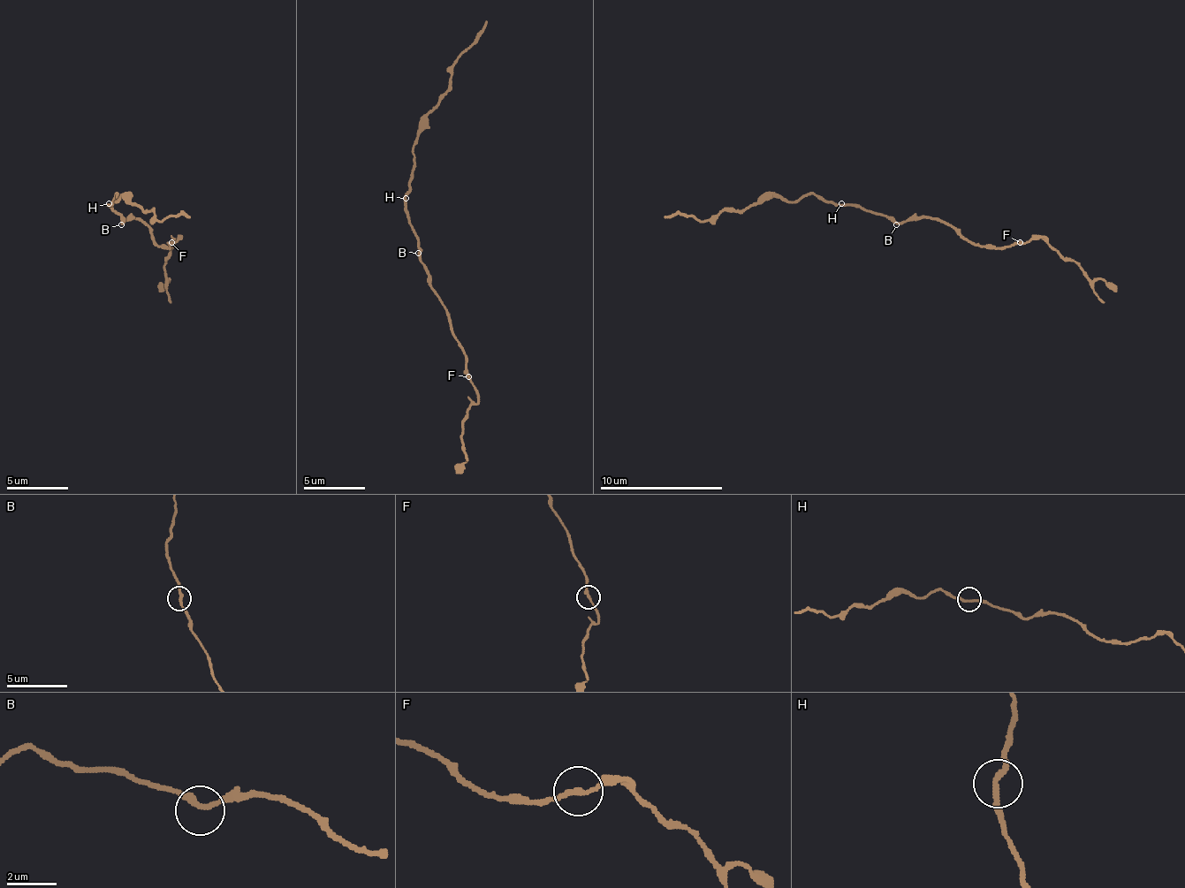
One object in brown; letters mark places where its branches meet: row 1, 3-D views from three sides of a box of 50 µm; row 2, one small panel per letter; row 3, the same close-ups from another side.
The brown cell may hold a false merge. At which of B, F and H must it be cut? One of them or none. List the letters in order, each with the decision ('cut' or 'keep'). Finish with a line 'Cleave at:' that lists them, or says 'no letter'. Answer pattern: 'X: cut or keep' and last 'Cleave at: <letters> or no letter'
B: keep
F: cut
H: keep
Cleave at: F

